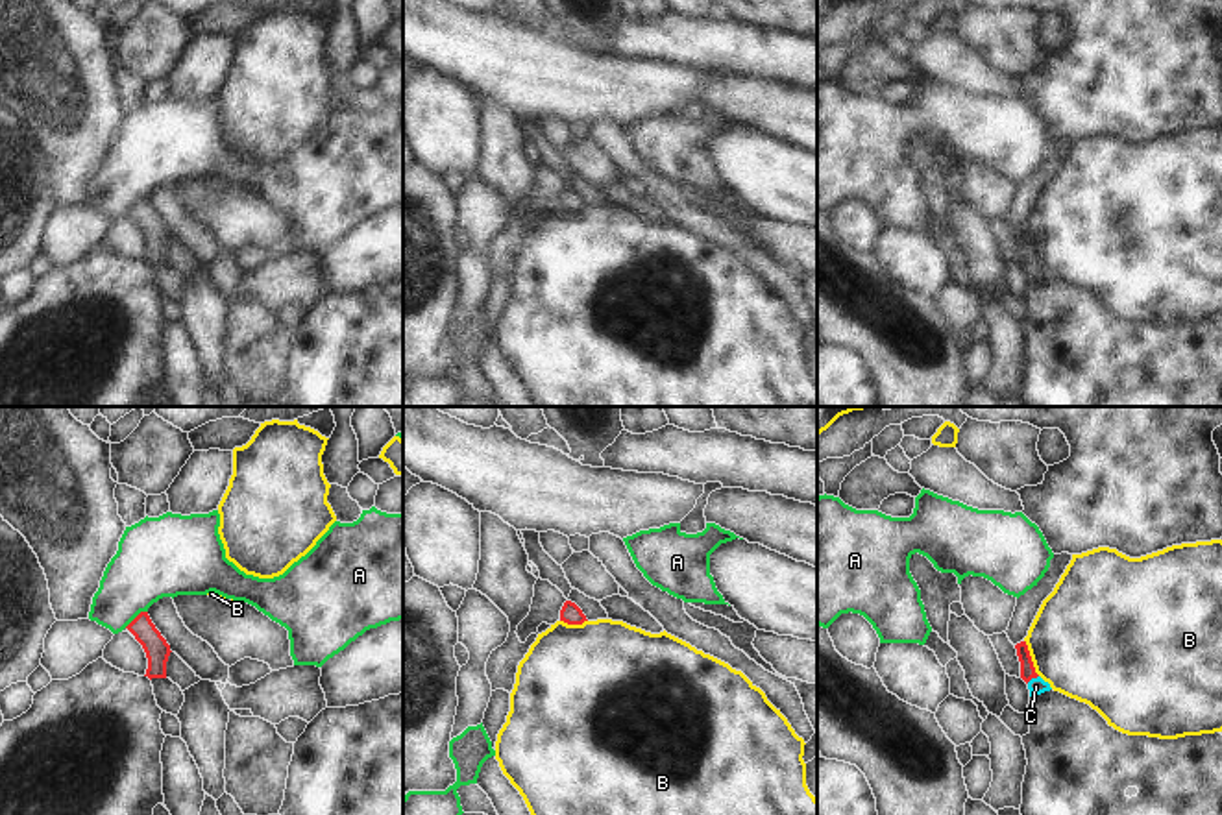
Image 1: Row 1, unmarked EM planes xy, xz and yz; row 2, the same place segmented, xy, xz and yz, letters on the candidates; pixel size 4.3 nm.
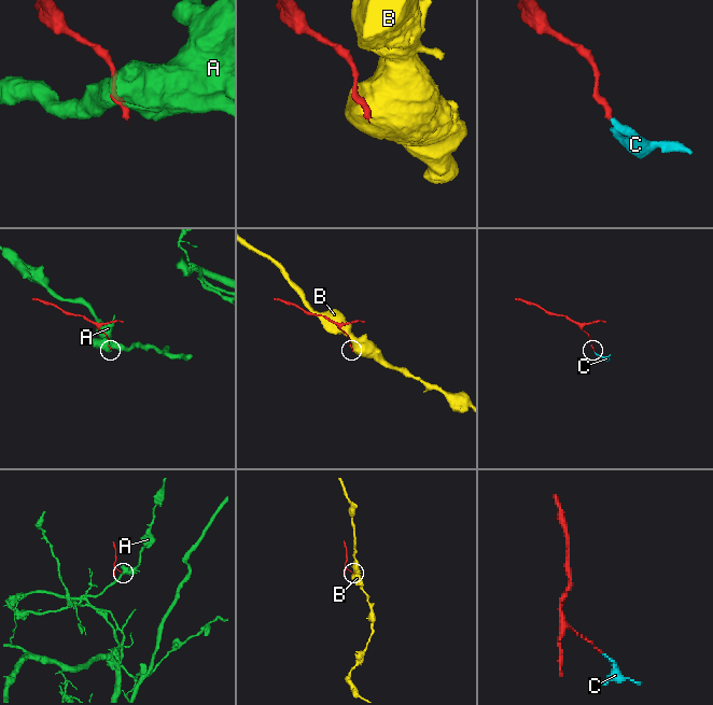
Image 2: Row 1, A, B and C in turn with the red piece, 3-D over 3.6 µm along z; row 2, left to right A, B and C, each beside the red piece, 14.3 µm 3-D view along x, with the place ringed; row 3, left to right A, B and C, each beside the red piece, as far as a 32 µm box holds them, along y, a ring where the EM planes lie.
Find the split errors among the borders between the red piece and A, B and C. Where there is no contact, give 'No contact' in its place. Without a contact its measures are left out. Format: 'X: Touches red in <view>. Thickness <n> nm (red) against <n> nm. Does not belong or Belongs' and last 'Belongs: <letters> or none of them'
A: Touches red in xy. Thickness 110 nm (red) against 320 nm. Does not belong
B: Touches red in yz. Thickness 60 nm (red) against 480 nm. Does not belong
C: Touches red in yz. Thickness 60 nm (red) against 70 nm. Belongs
Belongs: C

